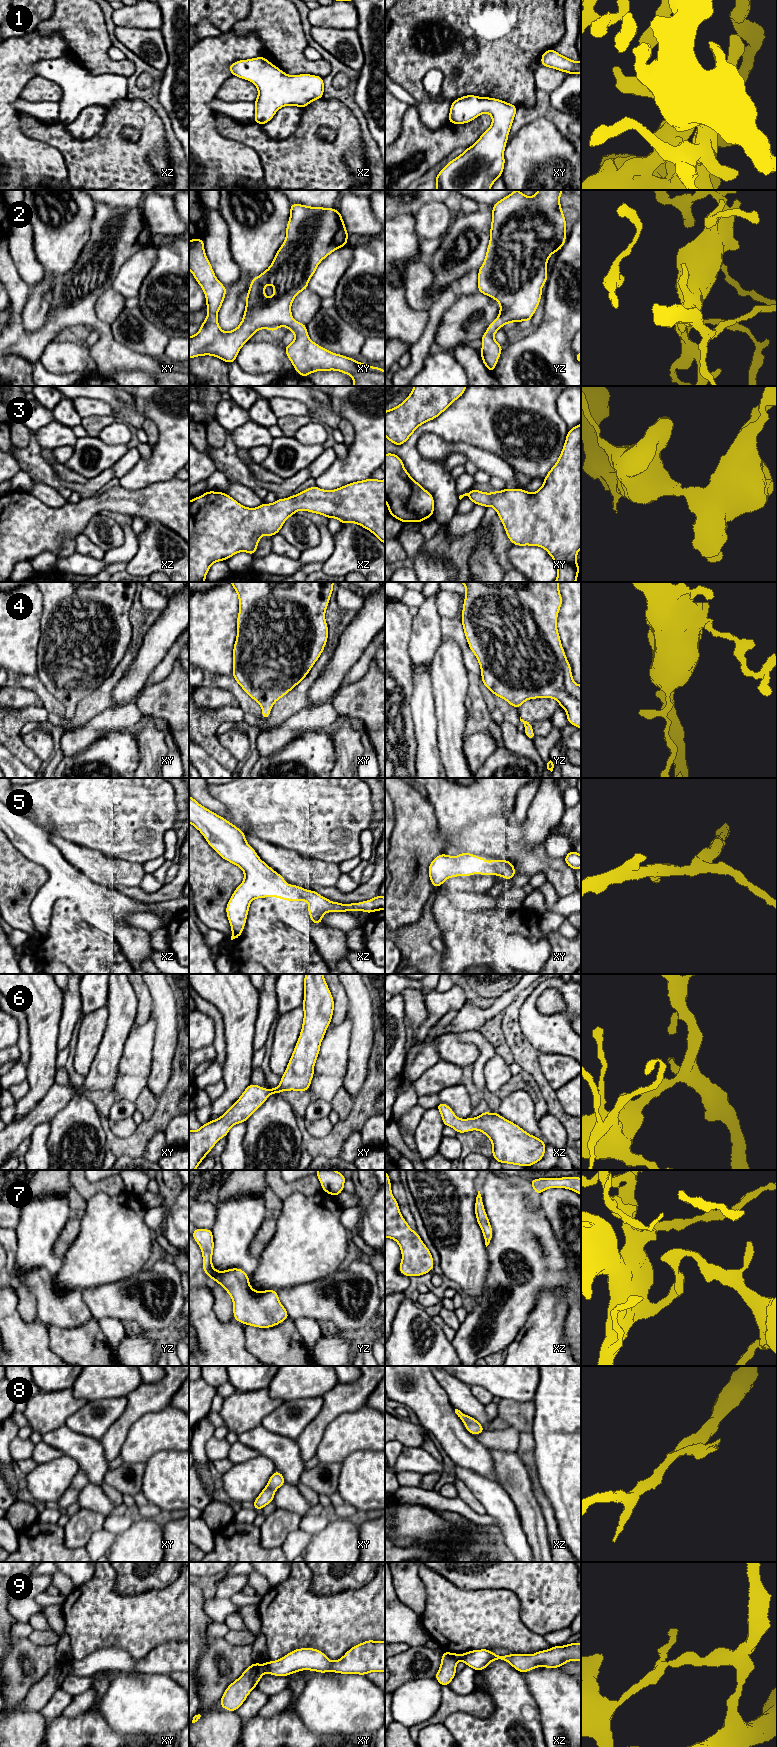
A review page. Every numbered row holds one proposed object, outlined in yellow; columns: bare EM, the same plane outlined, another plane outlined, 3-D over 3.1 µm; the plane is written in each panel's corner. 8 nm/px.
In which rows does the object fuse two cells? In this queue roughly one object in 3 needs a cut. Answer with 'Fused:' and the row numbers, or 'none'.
Fused: 9

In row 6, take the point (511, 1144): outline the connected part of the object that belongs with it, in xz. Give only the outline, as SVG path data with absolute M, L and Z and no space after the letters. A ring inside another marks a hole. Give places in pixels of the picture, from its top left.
M440 1102L436 1108L442 1116L444 1126L452 1127L457 1133L471 1130L484 1133L492 1142L493 1159L501 1164L532 1166L545 1155L545 1142L528 1134L496 1111L484 1111L476 1118L461 1119L456 1117L446 1103Z

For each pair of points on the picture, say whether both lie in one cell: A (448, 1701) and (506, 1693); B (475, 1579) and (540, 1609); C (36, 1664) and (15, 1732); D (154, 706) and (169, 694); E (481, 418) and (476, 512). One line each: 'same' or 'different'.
A: different
B: same
C: same
D: same
E: different

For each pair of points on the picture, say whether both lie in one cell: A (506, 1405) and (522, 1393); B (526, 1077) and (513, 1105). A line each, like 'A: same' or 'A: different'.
A: different
B: different

